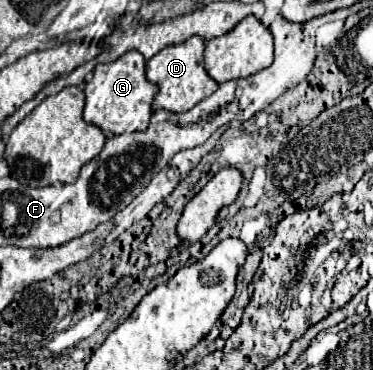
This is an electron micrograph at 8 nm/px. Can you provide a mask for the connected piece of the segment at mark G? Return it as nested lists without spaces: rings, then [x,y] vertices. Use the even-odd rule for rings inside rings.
[[[129,52],[115,62],[97,64],[93,78],[85,84],[85,110],[83,120],[101,128],[105,134],[137,132],[149,126],[151,100],[157,94],[157,86],[145,78],[145,60],[139,52]]]

